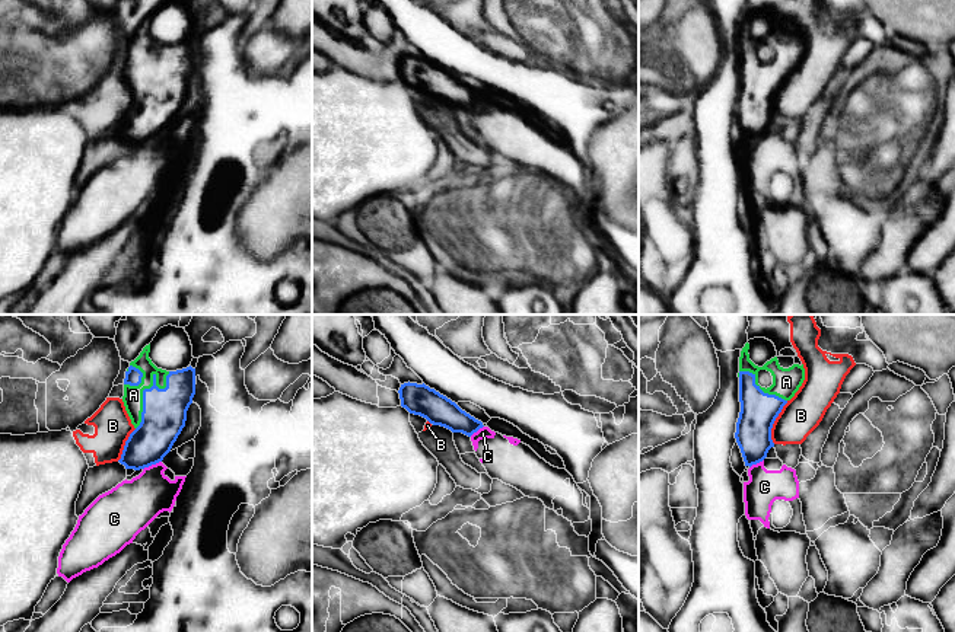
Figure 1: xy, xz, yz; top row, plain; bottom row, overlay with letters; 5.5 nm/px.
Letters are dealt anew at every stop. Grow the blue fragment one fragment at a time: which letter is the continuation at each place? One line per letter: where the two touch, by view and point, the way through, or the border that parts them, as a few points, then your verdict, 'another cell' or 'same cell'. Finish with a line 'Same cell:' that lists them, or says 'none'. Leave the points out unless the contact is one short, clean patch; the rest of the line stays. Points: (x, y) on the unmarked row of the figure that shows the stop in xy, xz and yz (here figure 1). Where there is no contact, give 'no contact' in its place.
A: xy (143, 66) | same cell
B: yz (773, 96) | another cell
C: xy (152, 137) | another cell
Same cell: A

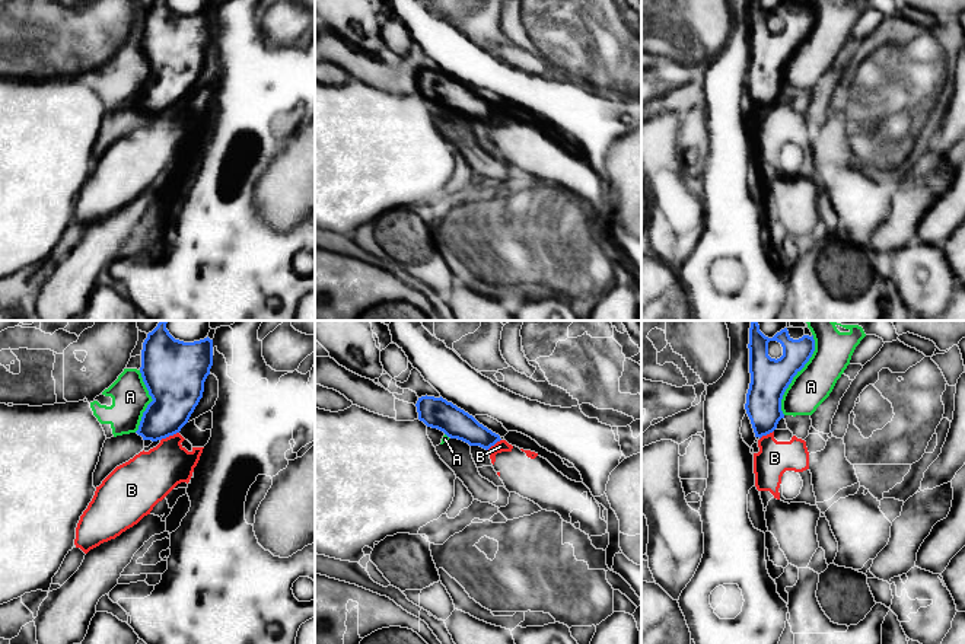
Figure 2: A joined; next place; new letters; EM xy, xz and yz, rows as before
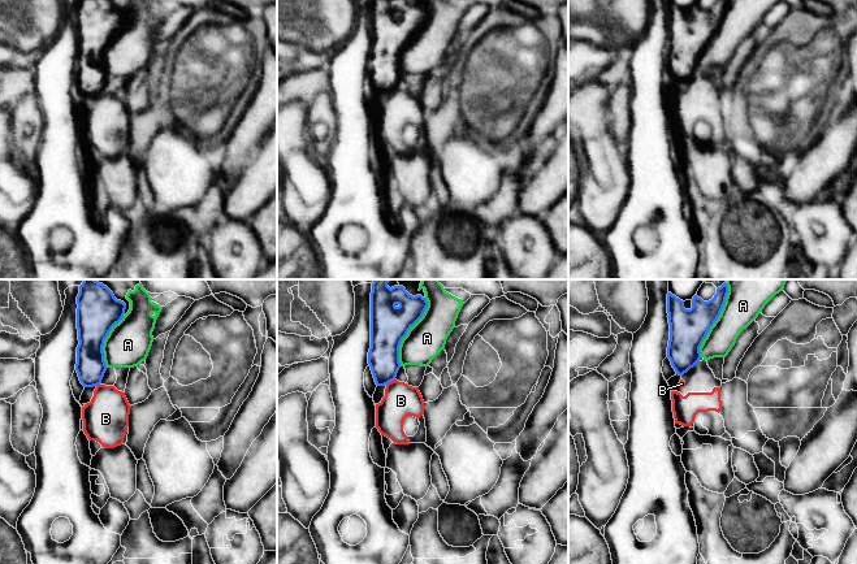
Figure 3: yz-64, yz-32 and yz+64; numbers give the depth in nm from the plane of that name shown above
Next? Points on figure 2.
A: yz (796, 47) | another cell
B: xy (169, 108) | another cell
Same cell: none

